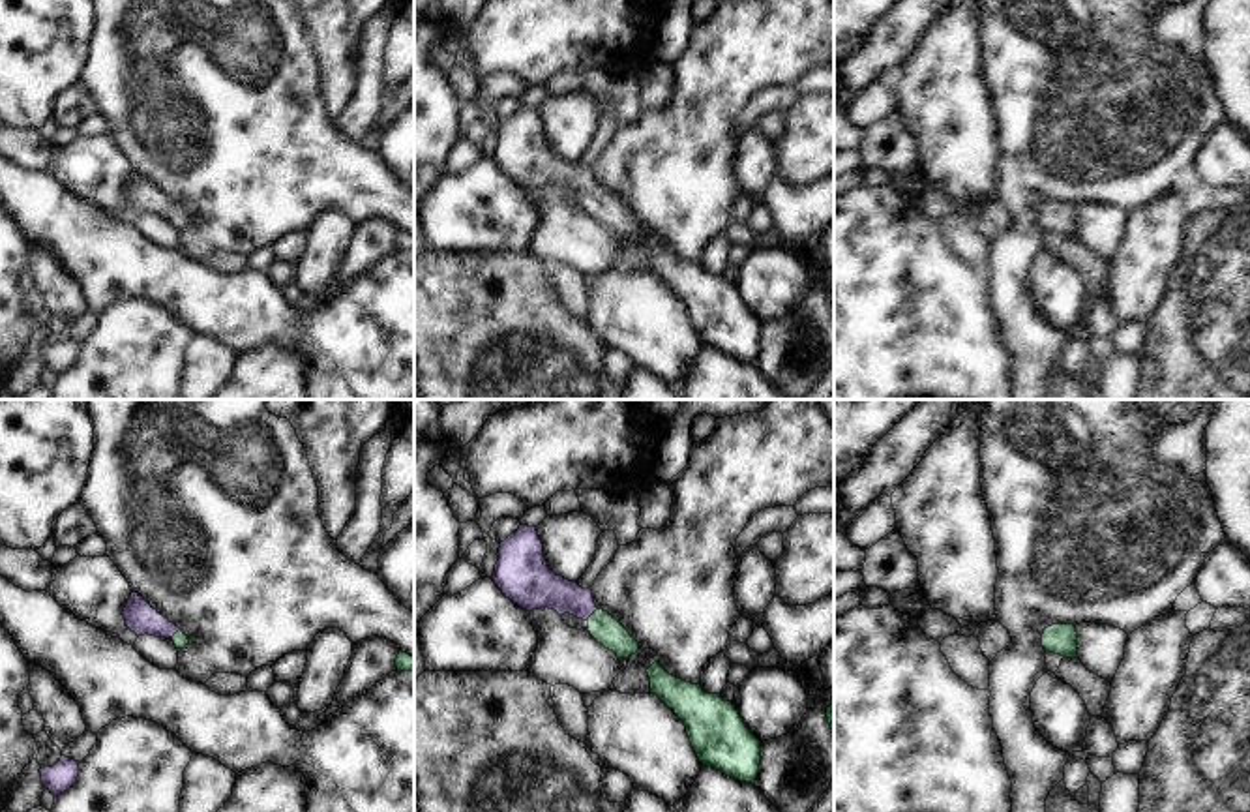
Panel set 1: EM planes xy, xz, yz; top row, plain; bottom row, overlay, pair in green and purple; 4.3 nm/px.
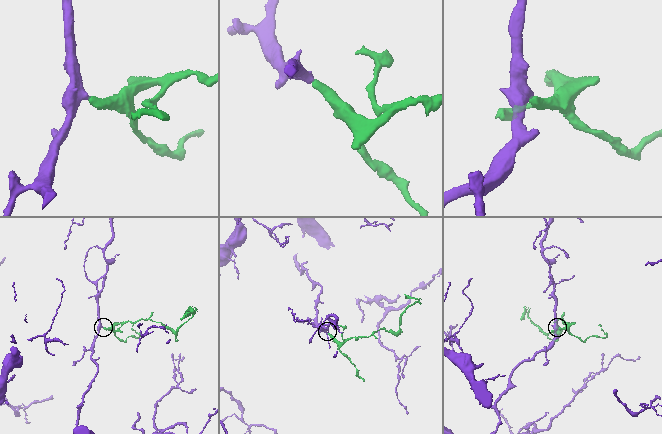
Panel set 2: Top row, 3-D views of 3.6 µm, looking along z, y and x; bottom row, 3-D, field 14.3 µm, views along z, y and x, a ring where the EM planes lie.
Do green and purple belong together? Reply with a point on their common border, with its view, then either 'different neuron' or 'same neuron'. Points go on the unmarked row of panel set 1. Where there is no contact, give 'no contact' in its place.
contact xz (593, 194); same neuron

